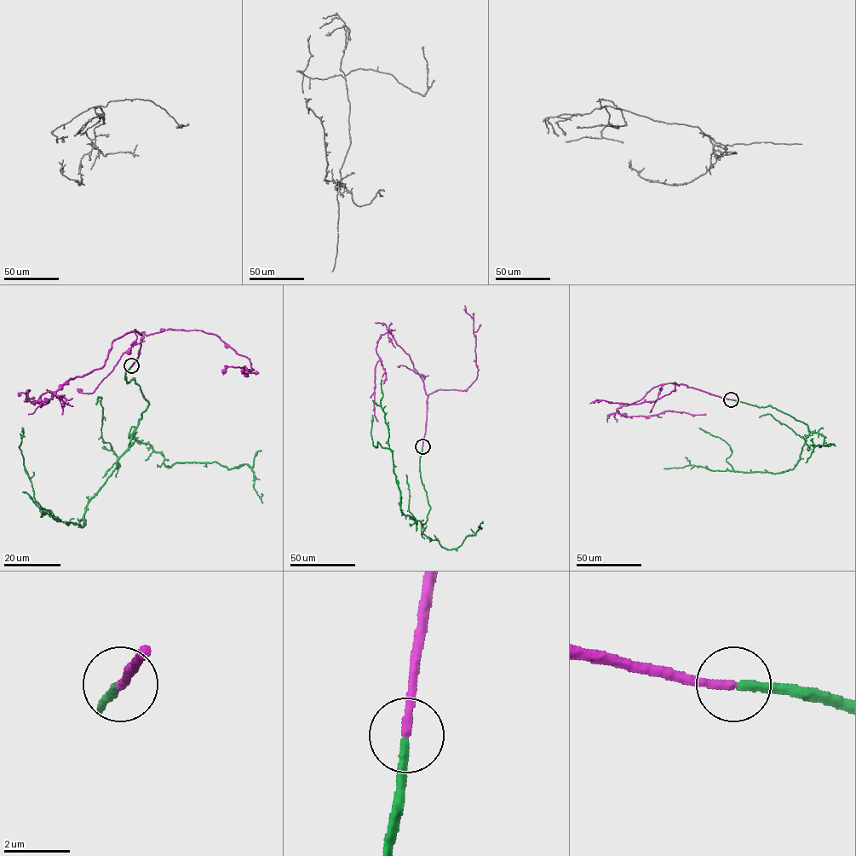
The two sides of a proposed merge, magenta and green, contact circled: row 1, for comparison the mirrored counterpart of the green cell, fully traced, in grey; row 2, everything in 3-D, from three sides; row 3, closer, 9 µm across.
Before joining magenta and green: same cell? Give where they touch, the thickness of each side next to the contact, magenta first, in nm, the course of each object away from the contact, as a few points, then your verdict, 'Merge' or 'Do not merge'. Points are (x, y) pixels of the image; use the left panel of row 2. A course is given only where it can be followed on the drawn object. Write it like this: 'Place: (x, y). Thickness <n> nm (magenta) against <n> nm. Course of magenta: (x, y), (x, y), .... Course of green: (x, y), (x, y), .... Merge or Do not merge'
Place: (131, 365). Thickness 260 nm (magenta) against 260 nm. Course of magenta: (131, 365), (143, 333), (135, 330), (112, 342), (101, 368), (37, 402), (27, 390), (34, 399). Course of green: (131, 365), (126, 382), (135, 380), (148, 405), (129, 447), (89, 501), (83, 526), (41, 508), (43, 516). Merge

